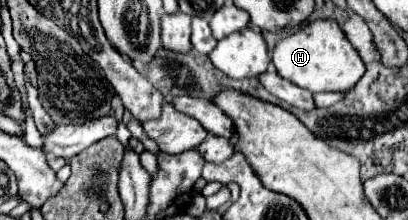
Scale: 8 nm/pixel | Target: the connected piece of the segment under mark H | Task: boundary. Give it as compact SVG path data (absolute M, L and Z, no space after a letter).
M318 19L302 27L290 37L284 37L276 43L272 51L272 63L280 77L298 83L312 93L318 91L350 91L366 71L366 65L354 45L346 39L344 31L336 21Z

